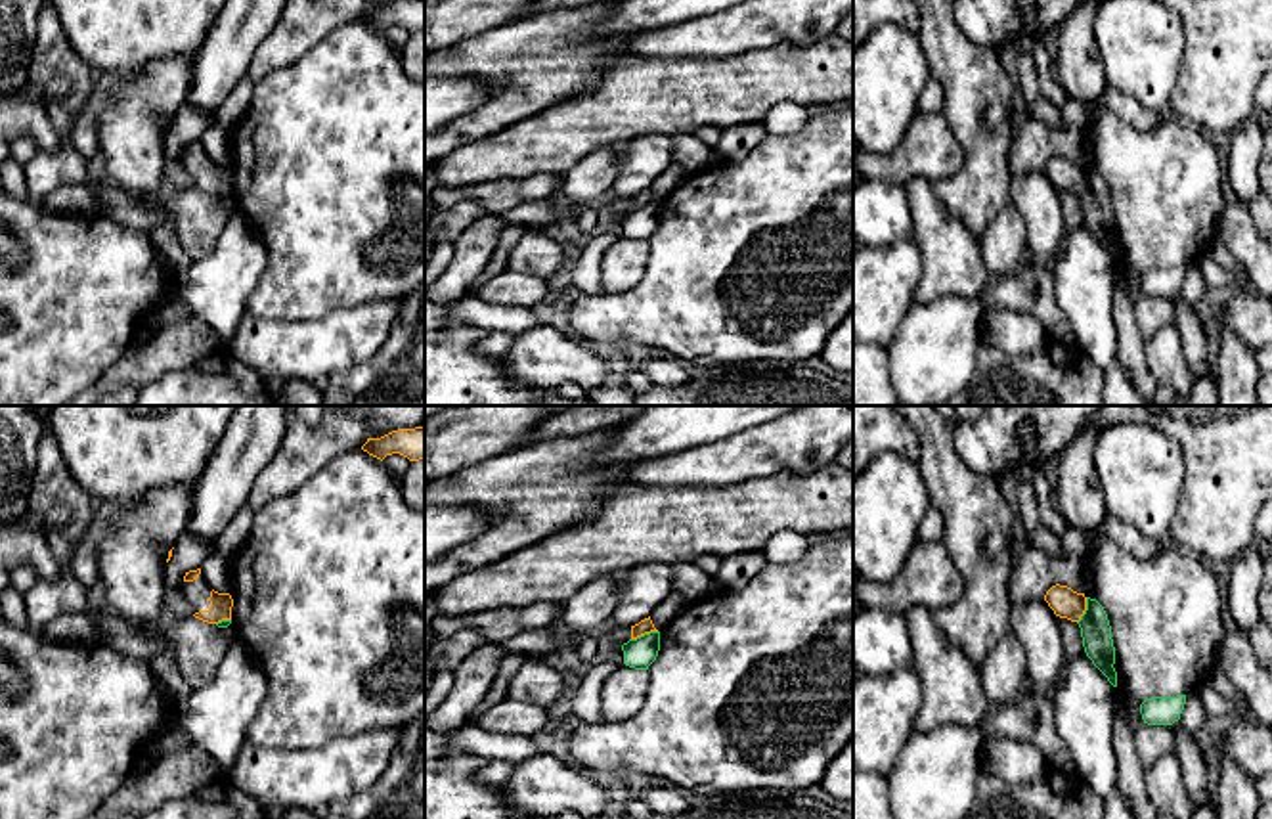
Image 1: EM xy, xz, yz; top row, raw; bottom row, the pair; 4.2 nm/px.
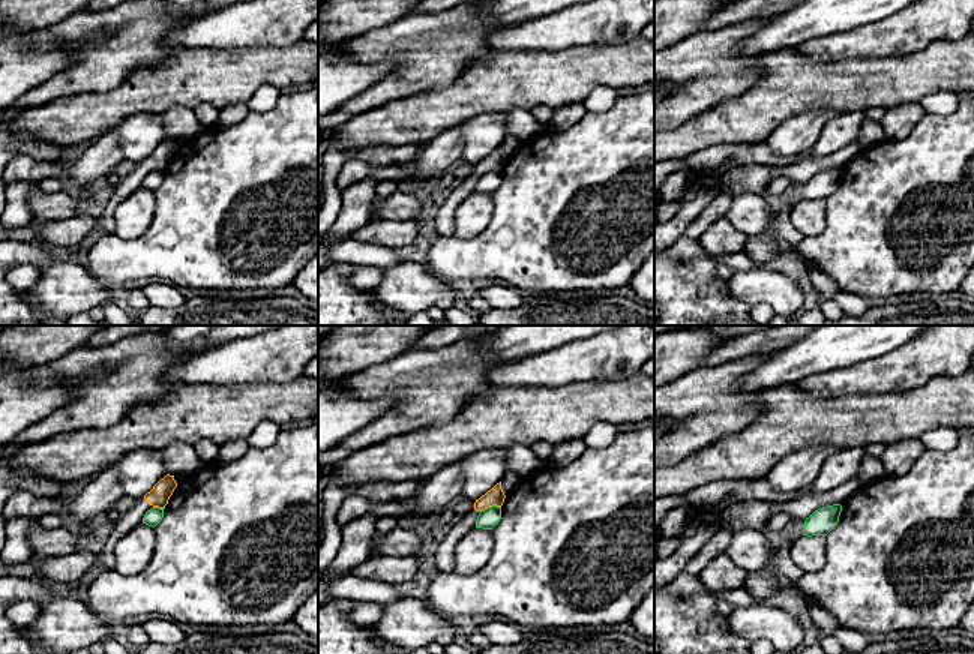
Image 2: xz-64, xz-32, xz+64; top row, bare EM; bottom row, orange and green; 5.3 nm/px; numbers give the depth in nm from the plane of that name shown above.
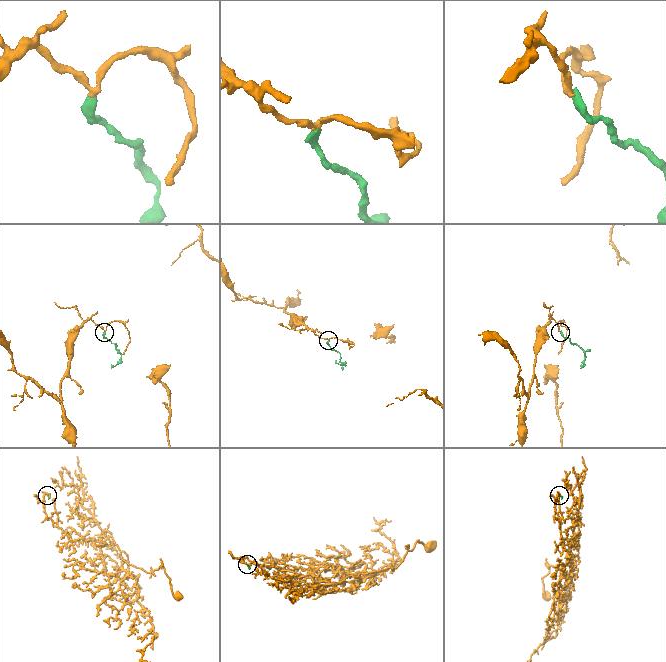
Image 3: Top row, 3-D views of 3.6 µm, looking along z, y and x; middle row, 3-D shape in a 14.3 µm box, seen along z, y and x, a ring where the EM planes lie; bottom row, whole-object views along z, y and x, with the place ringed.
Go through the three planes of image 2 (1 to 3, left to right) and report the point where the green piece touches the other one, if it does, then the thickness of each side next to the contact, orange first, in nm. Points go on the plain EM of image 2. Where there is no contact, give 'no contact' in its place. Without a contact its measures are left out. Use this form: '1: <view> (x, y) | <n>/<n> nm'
1: xz-64 (158, 170) | 110/90 nm
2: xz-32 (490, 170) | 100/110 nm
3: no contact

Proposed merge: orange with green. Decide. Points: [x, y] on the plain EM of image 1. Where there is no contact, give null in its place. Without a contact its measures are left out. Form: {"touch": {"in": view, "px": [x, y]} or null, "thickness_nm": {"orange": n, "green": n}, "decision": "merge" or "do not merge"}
{"touch": {"in": "xz", "px": [643, 205]}, "thickness_nm": {"orange": 60, "green": 130}, "decision": "do not merge"}

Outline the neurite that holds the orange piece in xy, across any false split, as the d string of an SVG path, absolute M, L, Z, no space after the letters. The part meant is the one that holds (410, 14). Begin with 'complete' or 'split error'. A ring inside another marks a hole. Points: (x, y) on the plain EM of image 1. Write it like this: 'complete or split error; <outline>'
complete; M398 0L381 10L367 10L362 21L381 33L392 25L419 33L425 31L425 0Z

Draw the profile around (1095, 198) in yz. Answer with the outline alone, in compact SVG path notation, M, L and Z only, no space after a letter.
M1086 168L1086 182L1077 193L1081 199L1083 218L1092 235L1117 258L1115 218L1111 210L1111 197L1104 178Z

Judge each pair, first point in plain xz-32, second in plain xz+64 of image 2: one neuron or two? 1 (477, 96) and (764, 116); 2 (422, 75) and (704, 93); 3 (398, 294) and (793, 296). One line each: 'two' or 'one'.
1: one
2: one
3: one

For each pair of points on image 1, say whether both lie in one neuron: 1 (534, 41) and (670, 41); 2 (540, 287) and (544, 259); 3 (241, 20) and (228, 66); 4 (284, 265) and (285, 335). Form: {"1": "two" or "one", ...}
{"1": "two", "2": "two", "3": "one", "4": "two"}

